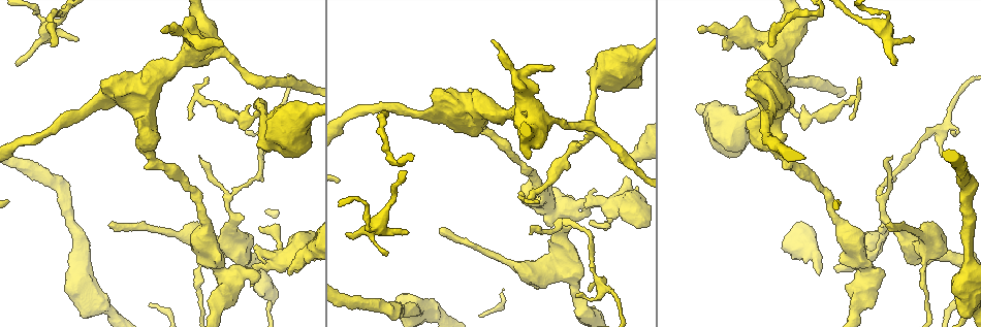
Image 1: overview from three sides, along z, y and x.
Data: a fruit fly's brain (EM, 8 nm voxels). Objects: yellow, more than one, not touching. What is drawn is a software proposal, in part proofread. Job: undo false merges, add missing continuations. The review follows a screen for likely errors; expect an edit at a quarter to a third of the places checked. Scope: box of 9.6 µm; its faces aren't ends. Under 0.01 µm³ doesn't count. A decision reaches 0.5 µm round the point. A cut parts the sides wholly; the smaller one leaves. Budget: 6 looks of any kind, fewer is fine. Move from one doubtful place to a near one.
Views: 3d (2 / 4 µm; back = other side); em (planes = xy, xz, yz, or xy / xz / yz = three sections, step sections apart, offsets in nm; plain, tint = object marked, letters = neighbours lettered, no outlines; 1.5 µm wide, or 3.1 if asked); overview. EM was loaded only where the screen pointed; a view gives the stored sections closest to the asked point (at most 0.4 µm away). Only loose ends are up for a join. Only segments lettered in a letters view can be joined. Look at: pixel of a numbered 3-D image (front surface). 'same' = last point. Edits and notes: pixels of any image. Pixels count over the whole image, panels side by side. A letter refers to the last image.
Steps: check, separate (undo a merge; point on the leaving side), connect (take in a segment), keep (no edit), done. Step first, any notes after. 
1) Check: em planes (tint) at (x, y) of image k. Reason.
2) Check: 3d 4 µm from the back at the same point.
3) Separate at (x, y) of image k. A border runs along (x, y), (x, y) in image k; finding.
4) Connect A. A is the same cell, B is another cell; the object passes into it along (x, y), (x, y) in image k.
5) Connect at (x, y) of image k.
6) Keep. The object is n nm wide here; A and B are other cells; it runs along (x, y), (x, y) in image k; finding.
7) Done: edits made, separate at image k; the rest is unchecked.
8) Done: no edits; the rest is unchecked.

Check: em planes (tint) at (19, 64) of image 1. An open end.

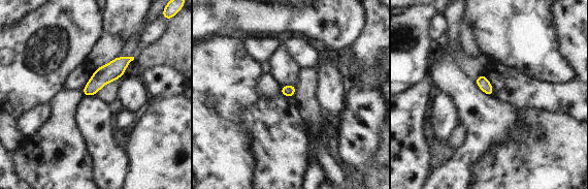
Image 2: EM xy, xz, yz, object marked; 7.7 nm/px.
Check: em planes (letters) at the same point.

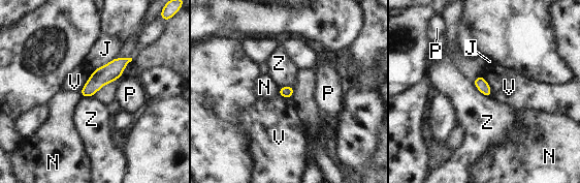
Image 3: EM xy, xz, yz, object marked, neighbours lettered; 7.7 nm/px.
Keep. J, N, P, V and Z are other cells; it runs along (127, 60), (102, 75), (84, 94) in image 3; no lettered segment goes on from it.

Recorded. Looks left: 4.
Check: 3d 2 µm at (110, 224) of image 1. Free end.

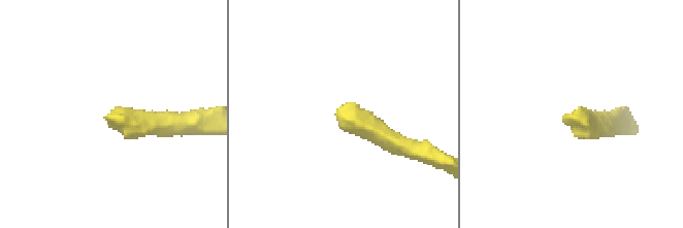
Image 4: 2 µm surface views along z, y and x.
Check: em planes (letters) at (571, 115) of image 4. Need the tissue.

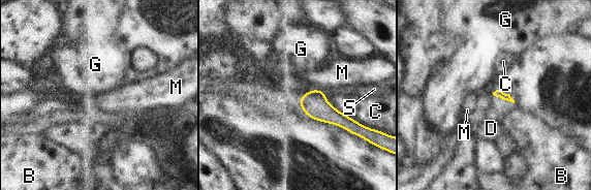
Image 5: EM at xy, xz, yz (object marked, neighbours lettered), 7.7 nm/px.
Keep. B, C, D, G, M and S are other cells; it runs along (302, 102), (312, 102), (366, 130) in image 5; none of them fits.

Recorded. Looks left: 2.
Check: 3d 4 µm at (588, 288) of image 1.

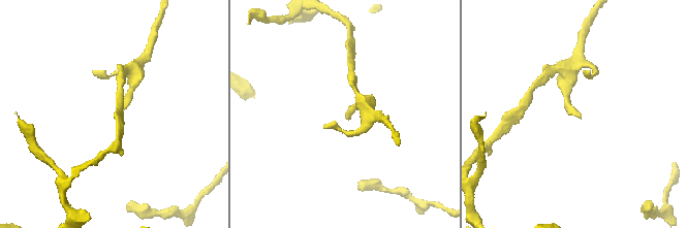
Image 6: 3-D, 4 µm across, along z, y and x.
Check: em planes (letters) at (580, 117) of image 6.

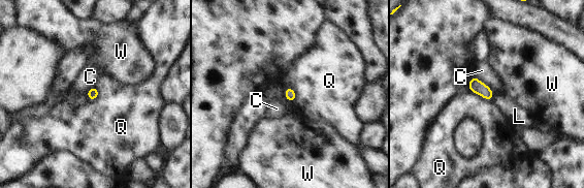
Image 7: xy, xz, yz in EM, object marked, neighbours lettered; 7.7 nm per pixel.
Keep. The longest contact is with C, 220 nm; C, L, Q and W are other cells; none of them fits.

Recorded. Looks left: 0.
Done: no edits; the rest is unchecked.

